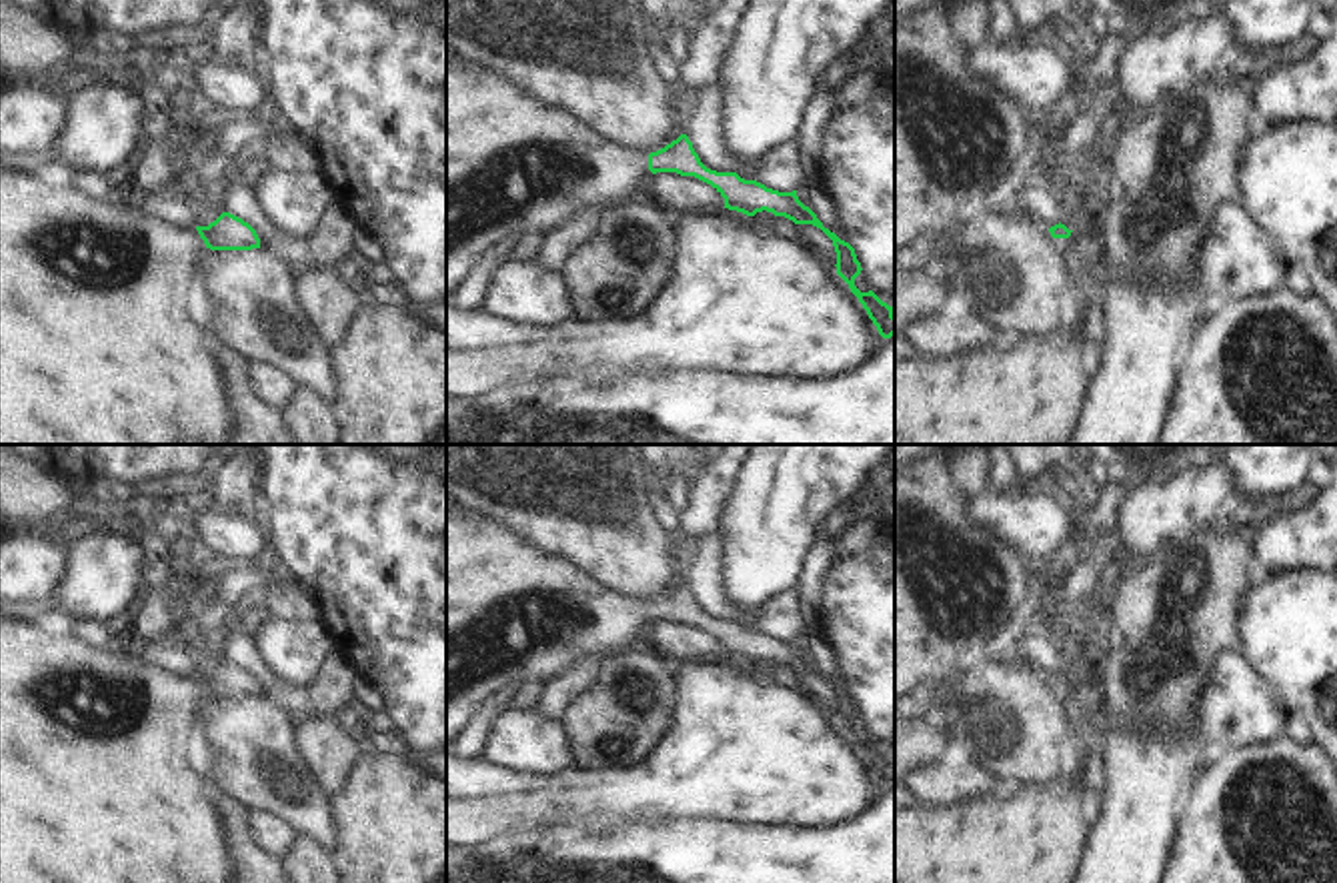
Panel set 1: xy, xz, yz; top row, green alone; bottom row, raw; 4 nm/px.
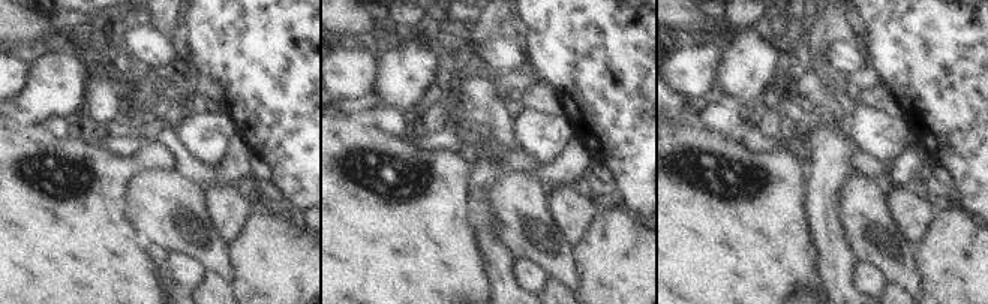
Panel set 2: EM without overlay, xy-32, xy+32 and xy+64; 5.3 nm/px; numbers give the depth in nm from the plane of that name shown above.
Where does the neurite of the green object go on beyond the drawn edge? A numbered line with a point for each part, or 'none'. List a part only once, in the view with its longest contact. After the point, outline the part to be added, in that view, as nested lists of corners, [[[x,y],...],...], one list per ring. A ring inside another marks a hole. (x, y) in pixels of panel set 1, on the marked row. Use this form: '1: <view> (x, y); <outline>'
1: yz (1065, 247); [[[1077,230],[1071,232],[1069,238],[1053,238],[1055,250],[1069,262],[1071,268],[1071,256],[1079,248],[1081,236]]]

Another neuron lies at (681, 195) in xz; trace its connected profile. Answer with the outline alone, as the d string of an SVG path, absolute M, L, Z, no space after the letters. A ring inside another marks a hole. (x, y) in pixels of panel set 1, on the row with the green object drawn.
M677 172L652 174L646 196L673 214L717 212L725 208L725 198L717 188L695 176L681 176Z

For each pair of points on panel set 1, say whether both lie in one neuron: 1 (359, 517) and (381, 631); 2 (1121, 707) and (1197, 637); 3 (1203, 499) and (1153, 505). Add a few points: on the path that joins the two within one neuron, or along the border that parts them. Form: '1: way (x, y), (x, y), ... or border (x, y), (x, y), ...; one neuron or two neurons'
1: way (381, 545), (381, 603); one neuron
2: way (1141, 687), (1177, 647); one neuron
3: way (1191, 499), (1181, 505), (1165, 505); one neuron

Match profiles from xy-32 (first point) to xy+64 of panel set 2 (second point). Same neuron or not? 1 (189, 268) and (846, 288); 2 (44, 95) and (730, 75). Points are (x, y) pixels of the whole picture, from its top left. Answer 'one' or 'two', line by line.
1: two
2: one

